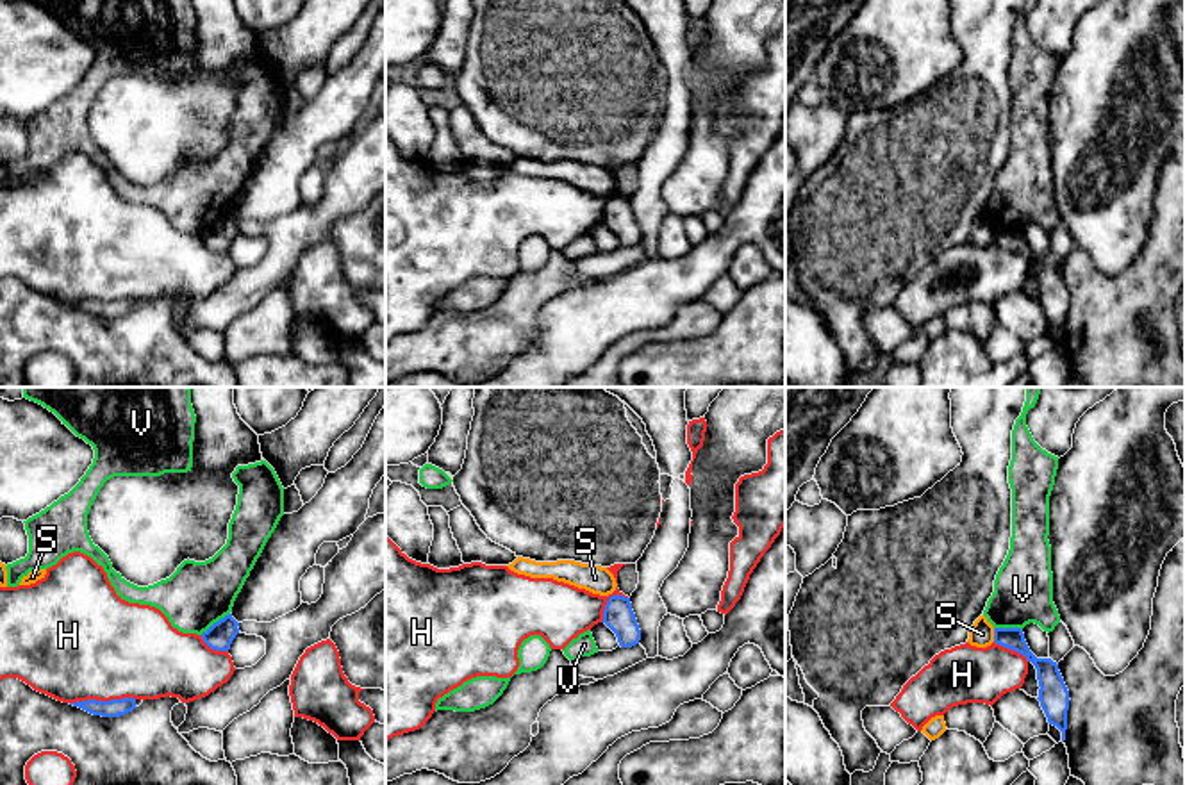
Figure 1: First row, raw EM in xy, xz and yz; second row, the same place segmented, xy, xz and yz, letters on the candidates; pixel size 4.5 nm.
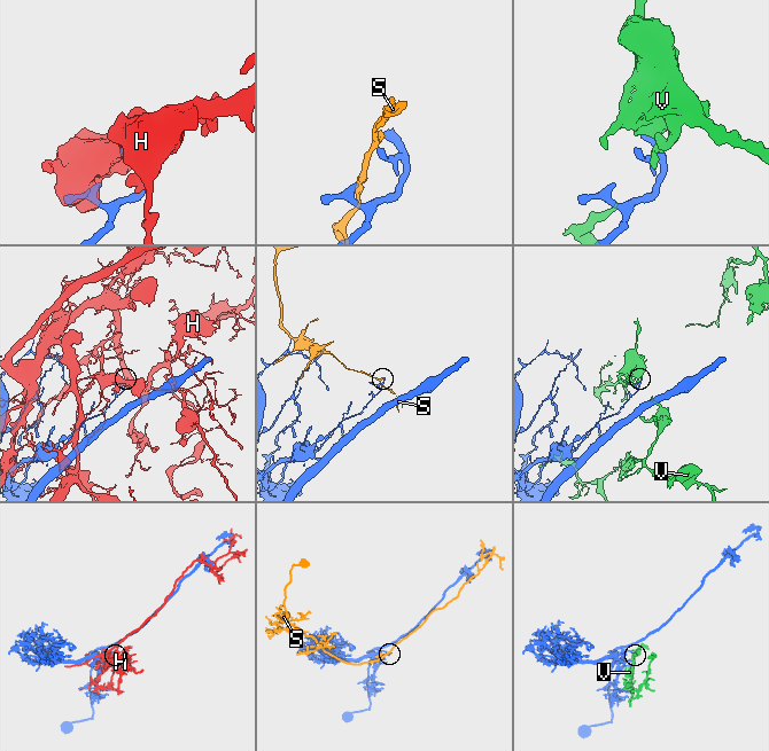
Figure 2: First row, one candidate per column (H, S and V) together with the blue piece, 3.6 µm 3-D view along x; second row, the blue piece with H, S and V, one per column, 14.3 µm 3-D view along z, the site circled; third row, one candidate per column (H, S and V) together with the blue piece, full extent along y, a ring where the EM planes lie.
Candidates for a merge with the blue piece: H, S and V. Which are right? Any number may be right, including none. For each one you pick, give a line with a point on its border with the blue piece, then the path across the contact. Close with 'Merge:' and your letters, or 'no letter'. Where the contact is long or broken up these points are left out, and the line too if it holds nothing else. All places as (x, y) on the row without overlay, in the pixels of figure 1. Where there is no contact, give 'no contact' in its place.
Merge: no letter

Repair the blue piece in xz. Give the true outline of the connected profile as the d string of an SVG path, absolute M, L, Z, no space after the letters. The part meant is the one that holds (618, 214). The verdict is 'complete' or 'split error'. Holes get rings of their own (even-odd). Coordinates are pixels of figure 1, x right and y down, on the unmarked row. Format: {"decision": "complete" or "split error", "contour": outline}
{"decision": "complete", "contour": "M610 196L605 211L603 221L617 237L621 248L632 248L641 241L641 230L632 211L630 198Z"}

